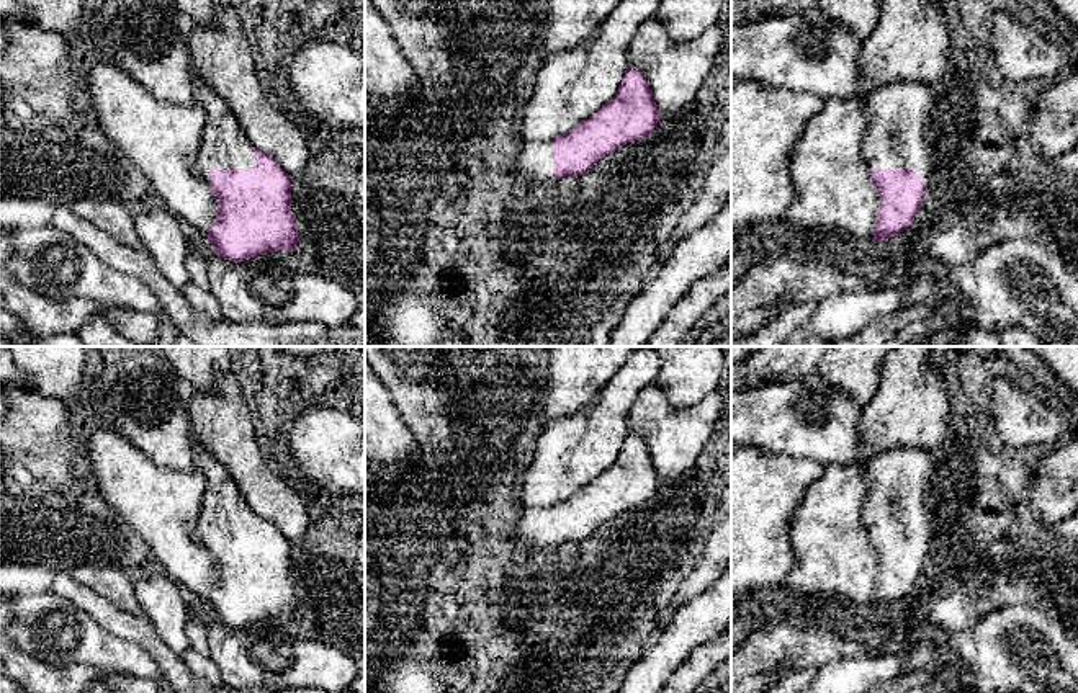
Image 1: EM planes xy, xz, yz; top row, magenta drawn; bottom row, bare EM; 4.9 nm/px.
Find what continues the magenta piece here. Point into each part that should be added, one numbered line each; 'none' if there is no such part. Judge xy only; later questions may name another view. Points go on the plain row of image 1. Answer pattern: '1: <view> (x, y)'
1: xy (224, 510)

